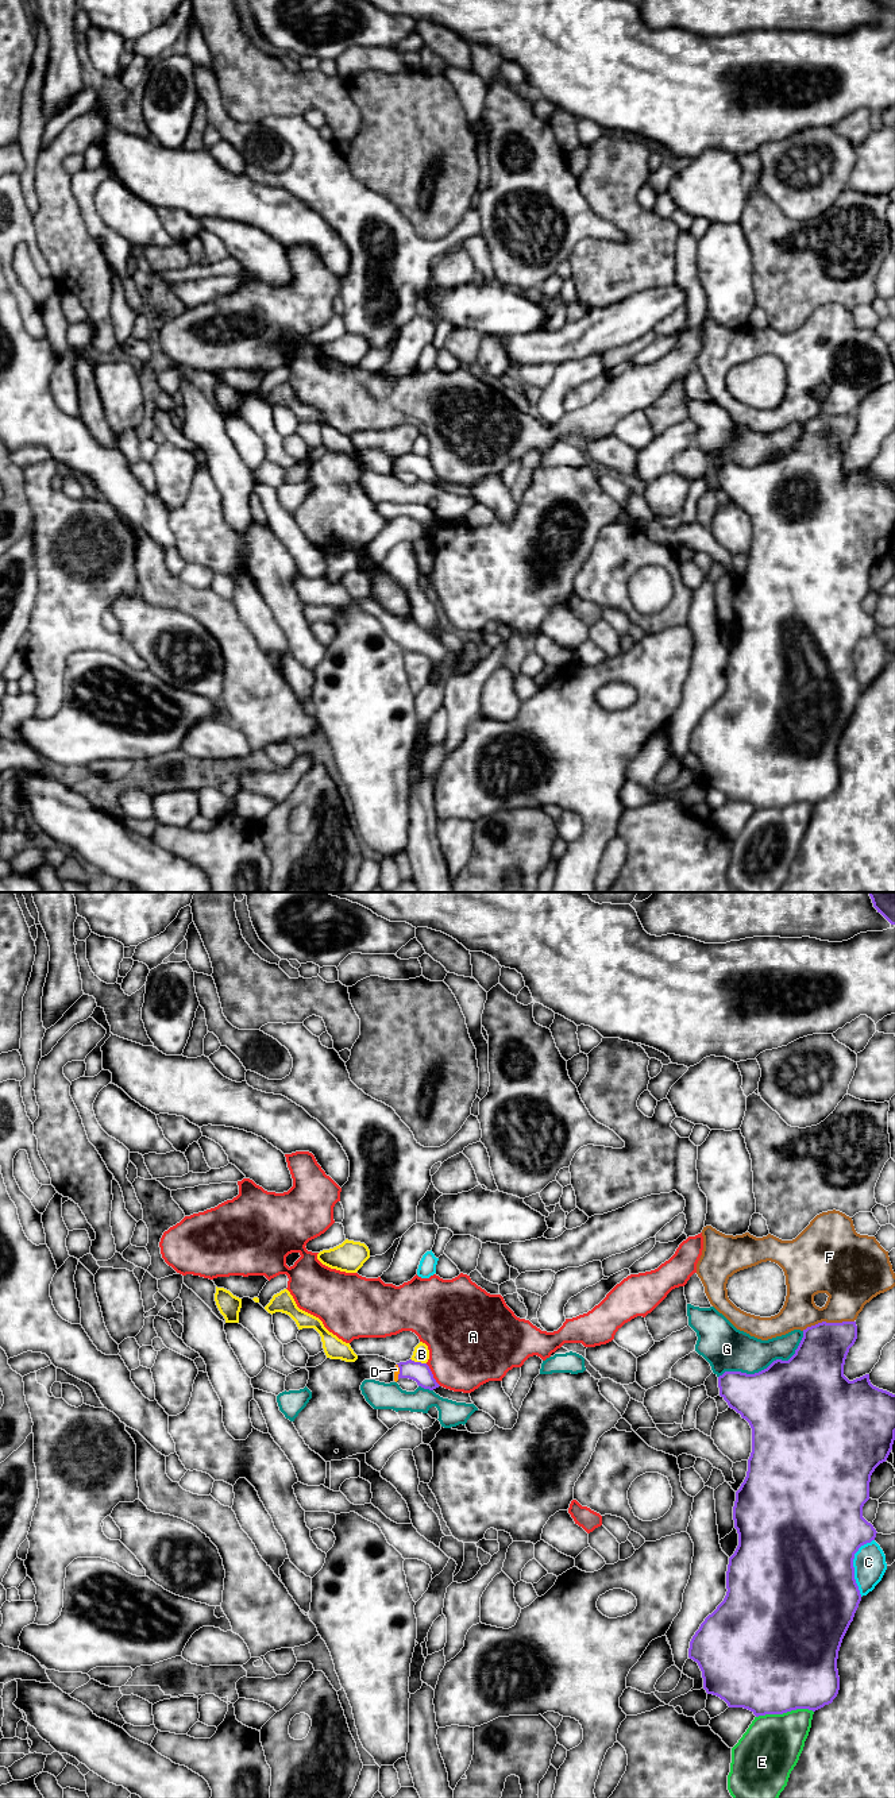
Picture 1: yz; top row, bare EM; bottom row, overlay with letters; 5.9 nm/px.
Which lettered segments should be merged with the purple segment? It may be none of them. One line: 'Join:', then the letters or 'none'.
Join: D

